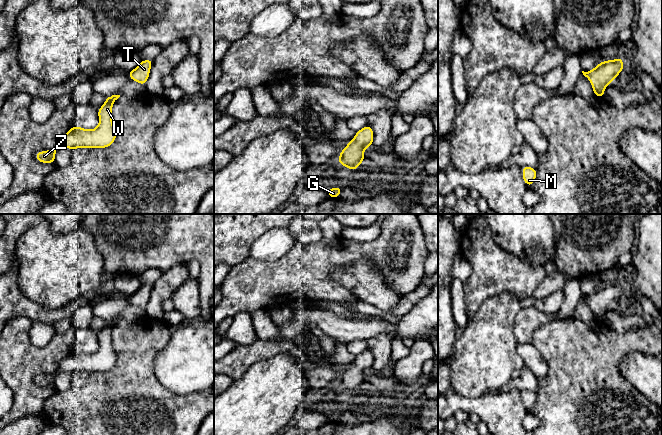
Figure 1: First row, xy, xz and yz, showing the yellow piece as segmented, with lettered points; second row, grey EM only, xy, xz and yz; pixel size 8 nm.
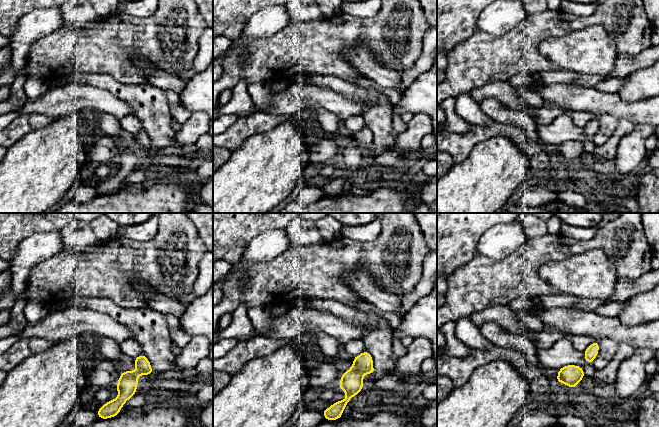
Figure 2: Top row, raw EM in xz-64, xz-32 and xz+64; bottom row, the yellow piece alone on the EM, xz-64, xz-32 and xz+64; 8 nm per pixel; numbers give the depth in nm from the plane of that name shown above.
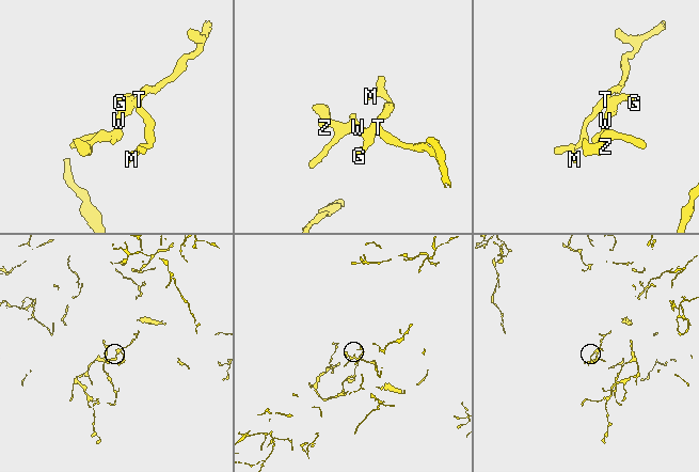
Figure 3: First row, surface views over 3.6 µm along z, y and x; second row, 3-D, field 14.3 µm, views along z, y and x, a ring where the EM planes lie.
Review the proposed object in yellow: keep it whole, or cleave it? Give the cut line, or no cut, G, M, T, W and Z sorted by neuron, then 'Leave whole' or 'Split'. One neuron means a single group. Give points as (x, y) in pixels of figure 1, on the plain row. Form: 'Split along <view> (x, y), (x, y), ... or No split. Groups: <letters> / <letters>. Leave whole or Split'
No split. Groups: G M T W Z. Leave whole

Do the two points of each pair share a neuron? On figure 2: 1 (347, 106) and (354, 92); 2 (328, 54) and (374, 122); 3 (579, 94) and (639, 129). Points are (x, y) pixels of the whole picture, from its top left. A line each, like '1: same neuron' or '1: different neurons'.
1: different neurons
2: different neurons
3: different neurons

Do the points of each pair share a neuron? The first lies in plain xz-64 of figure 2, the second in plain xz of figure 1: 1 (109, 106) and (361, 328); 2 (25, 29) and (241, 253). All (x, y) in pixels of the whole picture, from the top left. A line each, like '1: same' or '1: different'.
1: same
2: different

